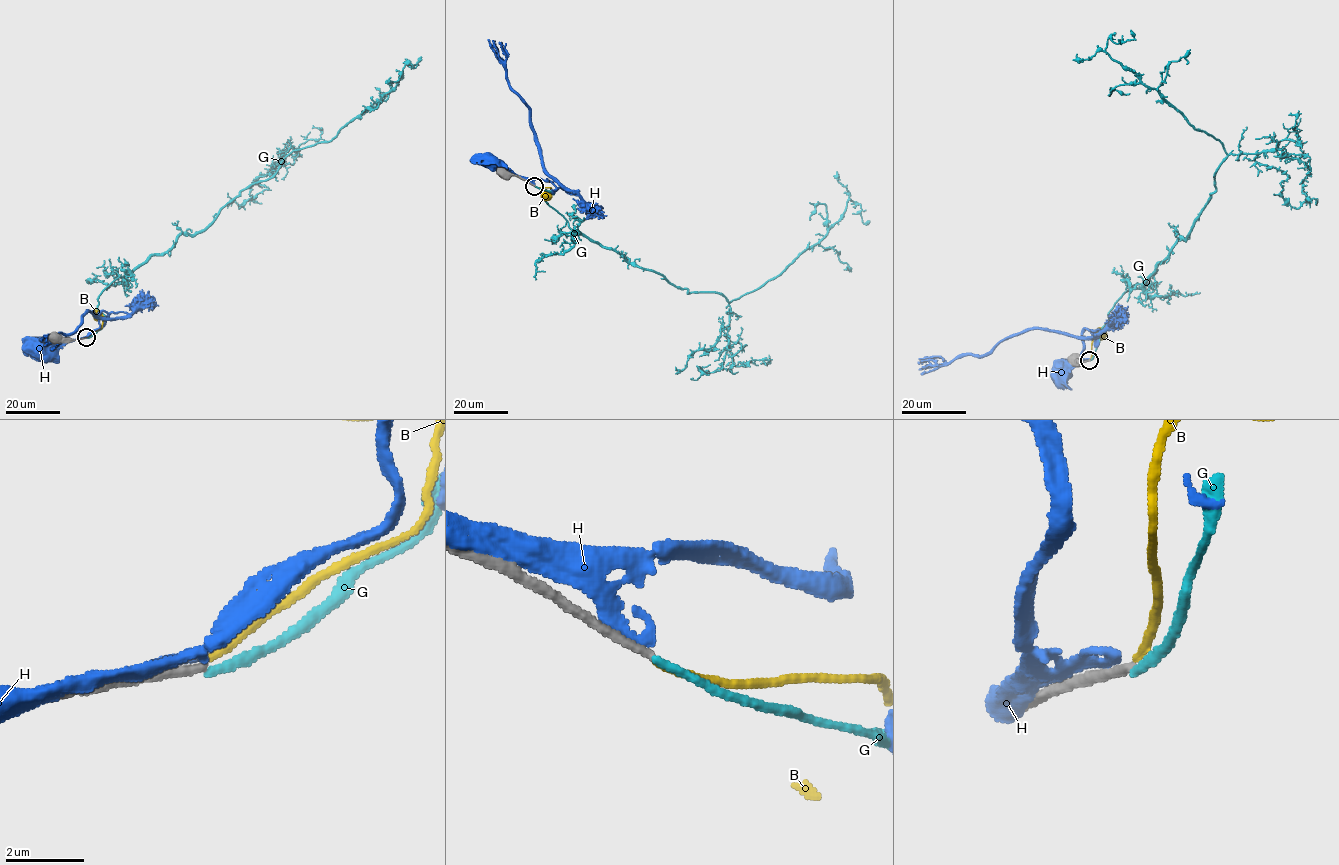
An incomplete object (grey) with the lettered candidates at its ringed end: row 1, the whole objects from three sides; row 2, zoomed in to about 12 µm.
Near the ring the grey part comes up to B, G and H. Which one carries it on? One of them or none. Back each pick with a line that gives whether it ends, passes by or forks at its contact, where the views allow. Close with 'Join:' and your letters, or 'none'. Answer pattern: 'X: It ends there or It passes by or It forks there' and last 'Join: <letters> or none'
Join: none

